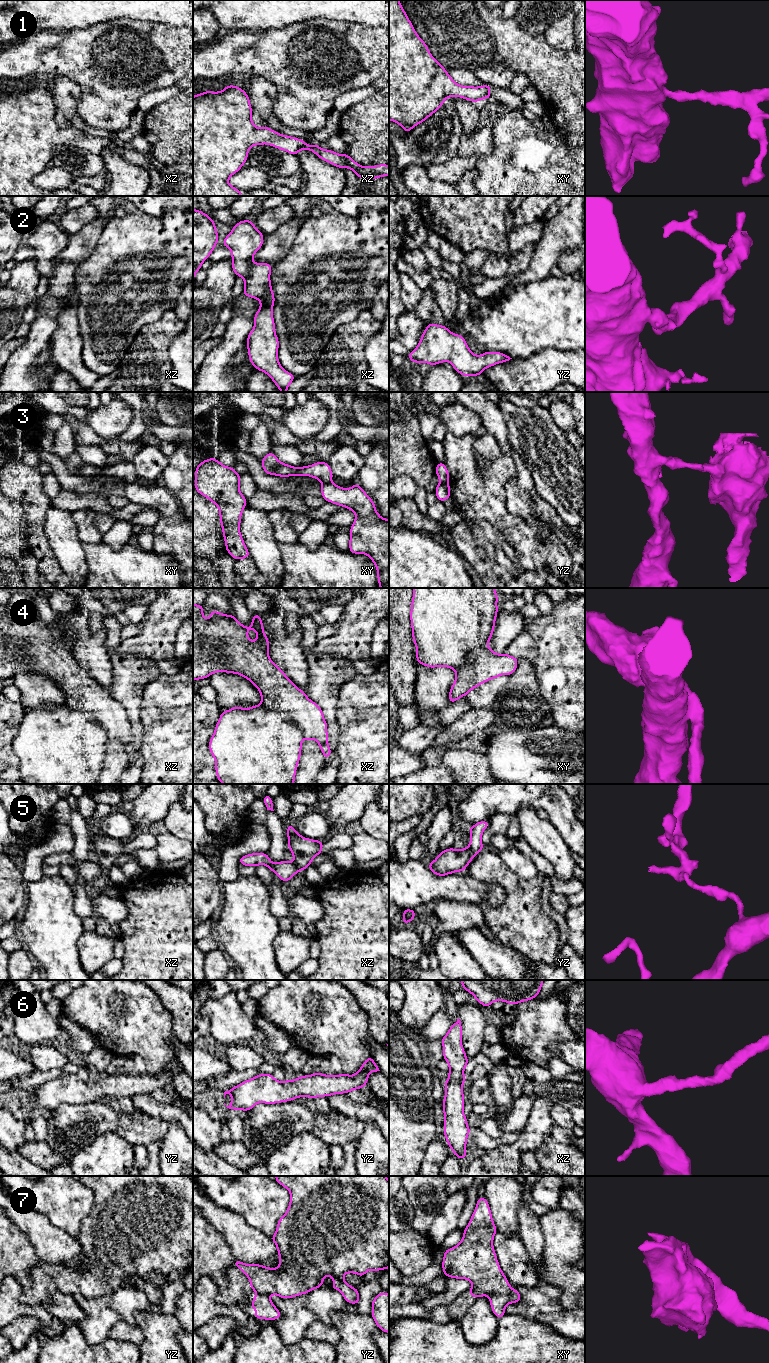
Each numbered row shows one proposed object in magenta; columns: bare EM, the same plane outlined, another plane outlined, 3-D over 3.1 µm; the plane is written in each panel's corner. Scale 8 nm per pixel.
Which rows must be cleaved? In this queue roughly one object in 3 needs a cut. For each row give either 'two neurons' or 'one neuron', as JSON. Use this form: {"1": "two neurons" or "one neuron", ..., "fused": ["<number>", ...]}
{"1": "one neuron", "2": "one neuron", "3": "two neurons", "4": "one neuron", "5": "two neurons", "6": "one neuron", "7": "two neurons", "fused": ["3", "5", "7"]}

